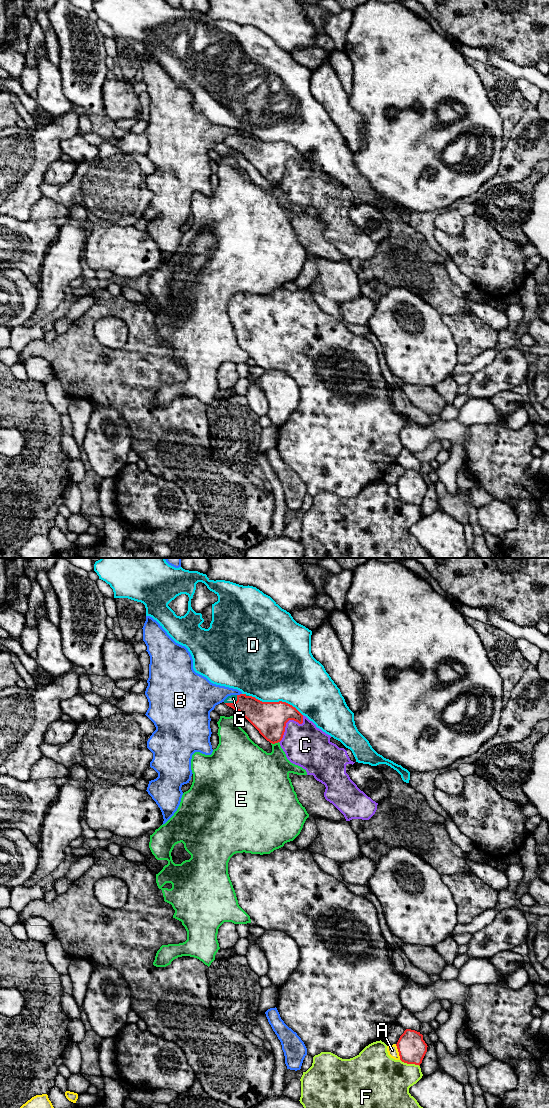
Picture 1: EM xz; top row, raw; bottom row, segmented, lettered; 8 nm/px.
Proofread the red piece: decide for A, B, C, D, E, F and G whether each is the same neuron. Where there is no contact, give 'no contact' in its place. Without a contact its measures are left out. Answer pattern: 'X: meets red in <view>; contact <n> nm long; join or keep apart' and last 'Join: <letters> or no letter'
A: meets red in xz; contact 130 nm long; keep apart
B: meets red in xz; contact 40 nm long; keep apart
C: meets red in xz; contact 300 nm long; keep apart
D: meets red in xz; contact 460 nm long; keep apart
E: meets red in xz; contact 70 nm long; keep apart
F: meets red in xz; contact 170 nm long; keep apart
G: meets red in xz; contact 120 nm long; join
Join: G

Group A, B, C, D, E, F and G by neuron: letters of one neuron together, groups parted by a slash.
A / B / C / D / E / F / G

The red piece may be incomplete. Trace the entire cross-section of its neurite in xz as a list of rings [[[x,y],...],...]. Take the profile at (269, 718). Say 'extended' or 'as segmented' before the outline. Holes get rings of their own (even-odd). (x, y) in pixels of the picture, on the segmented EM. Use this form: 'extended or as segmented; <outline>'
extended; [[[240,694],[228,696],[224,700],[224,703],[235,711],[239,711],[272,744],[282,740],[286,723],[289,720],[294,720],[299,724],[303,723],[303,715],[295,707],[286,702],[262,702],[255,697]]]

